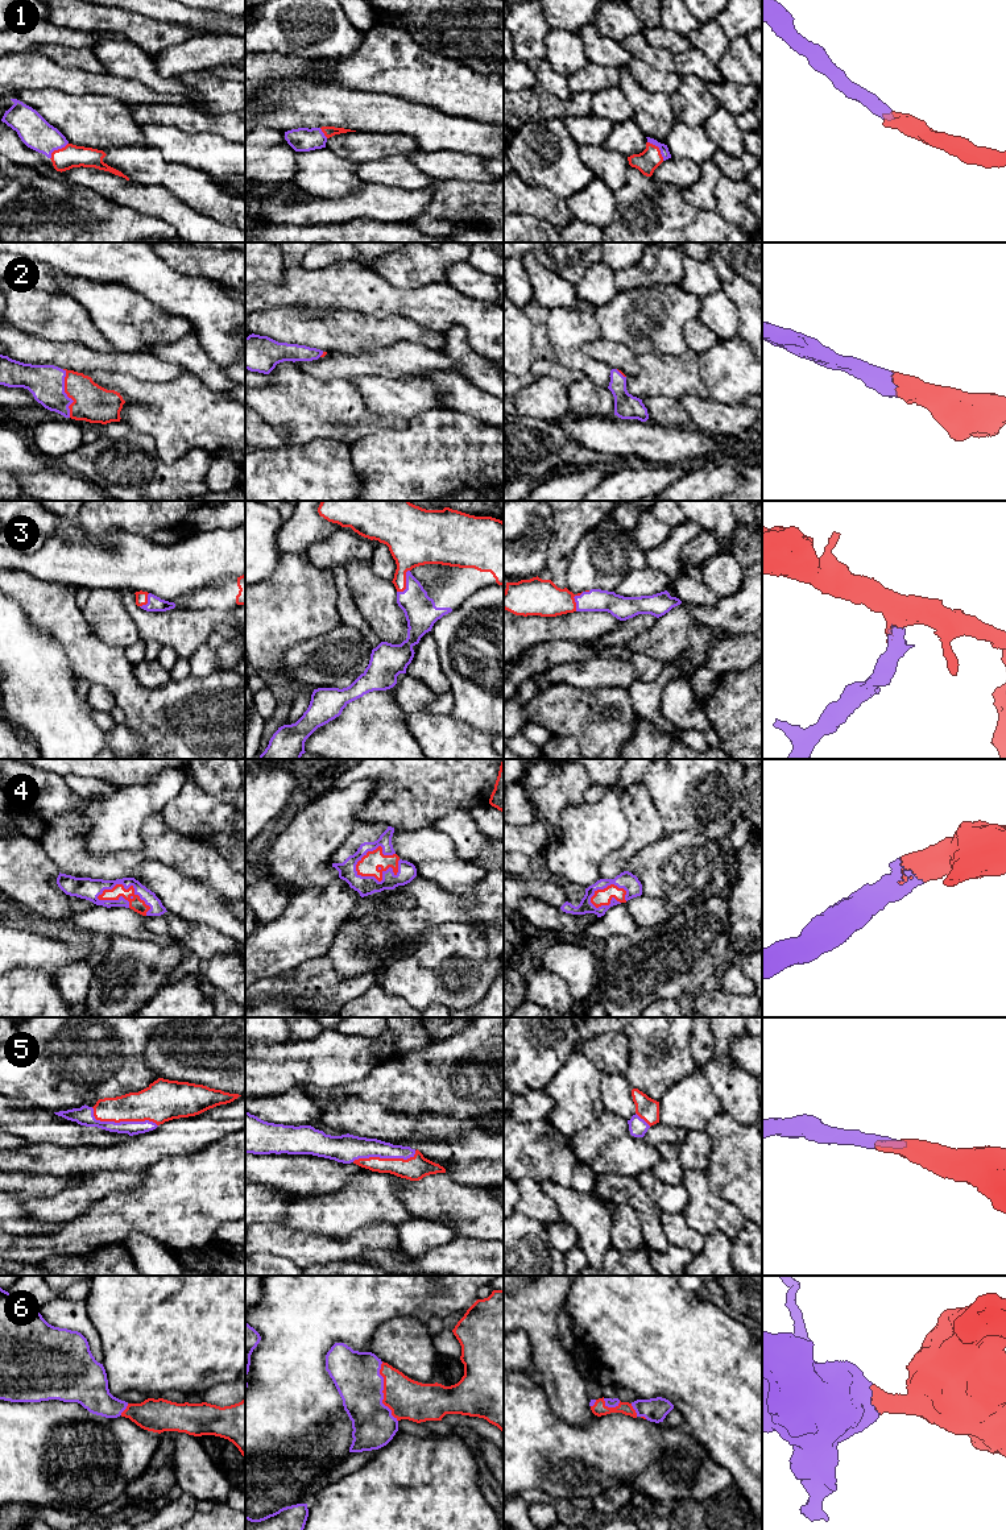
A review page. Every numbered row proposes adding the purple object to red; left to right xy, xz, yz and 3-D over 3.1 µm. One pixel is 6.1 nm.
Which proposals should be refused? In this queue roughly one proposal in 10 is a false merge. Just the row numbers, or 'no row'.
no row

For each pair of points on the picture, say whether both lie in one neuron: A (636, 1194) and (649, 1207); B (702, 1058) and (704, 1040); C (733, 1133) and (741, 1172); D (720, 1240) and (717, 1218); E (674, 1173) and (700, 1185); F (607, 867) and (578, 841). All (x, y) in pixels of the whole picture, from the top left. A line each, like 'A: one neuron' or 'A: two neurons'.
A: one neuron
B: one neuron
C: one neuron
D: two neurons
E: two neurons
F: two neurons

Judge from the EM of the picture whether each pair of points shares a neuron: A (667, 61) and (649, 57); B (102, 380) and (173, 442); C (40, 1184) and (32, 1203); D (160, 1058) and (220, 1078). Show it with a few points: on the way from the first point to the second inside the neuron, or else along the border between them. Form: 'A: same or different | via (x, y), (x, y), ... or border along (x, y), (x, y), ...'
A: same | via (663, 61), (653, 57)
B: same | via (121, 382), (161, 422)
C: different | border along (65, 1188), (49, 1195), (15, 1193)
D: same | via (174, 1060), (206, 1070)

